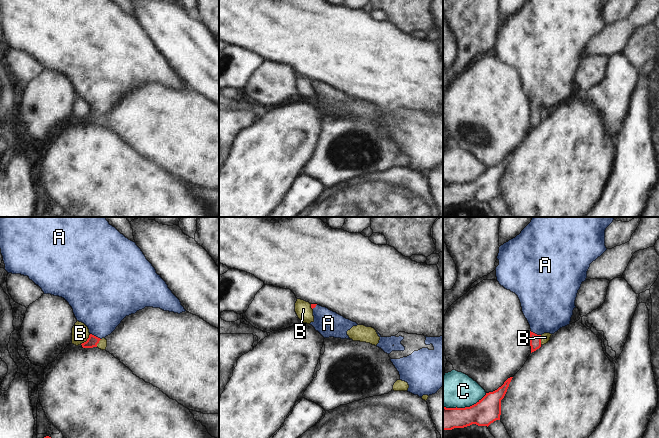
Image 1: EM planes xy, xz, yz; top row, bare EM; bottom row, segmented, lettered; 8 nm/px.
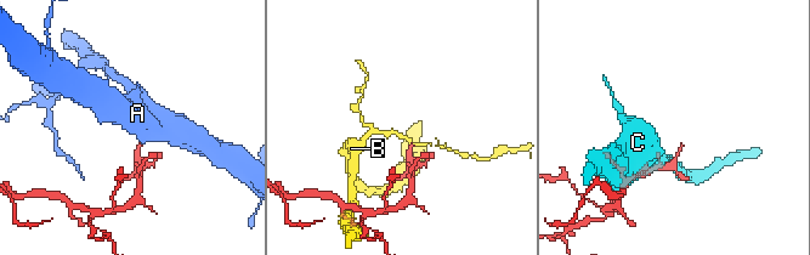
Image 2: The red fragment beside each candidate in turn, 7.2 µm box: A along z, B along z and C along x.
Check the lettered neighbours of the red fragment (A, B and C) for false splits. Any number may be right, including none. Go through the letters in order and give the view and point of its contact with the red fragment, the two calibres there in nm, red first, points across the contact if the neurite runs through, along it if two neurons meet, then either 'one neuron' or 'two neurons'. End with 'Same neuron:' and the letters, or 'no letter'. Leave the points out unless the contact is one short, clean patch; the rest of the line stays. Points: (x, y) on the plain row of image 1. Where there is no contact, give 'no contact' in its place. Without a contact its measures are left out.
A: xy (95, 112) | 90/400 nm | across xy (92, 117), (95, 112), (101, 99), (101, 82) | one neuron
B: xy (87, 116) | 90/140 nm | two neurons
C: yz (465, 183) | 200/280 nm | two neurons
Same neuron: A

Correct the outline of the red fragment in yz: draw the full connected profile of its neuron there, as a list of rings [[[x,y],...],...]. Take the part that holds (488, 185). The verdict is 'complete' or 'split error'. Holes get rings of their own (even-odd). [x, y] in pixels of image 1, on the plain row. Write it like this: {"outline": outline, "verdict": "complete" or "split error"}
{"outline": [[[508,154],[497,166],[486,169],[481,176],[470,183],[443,183],[443,207],[464,204],[472,200],[488,203],[494,197],[500,196],[501,176],[504,174],[512,154]]], "verdict": "complete"}

